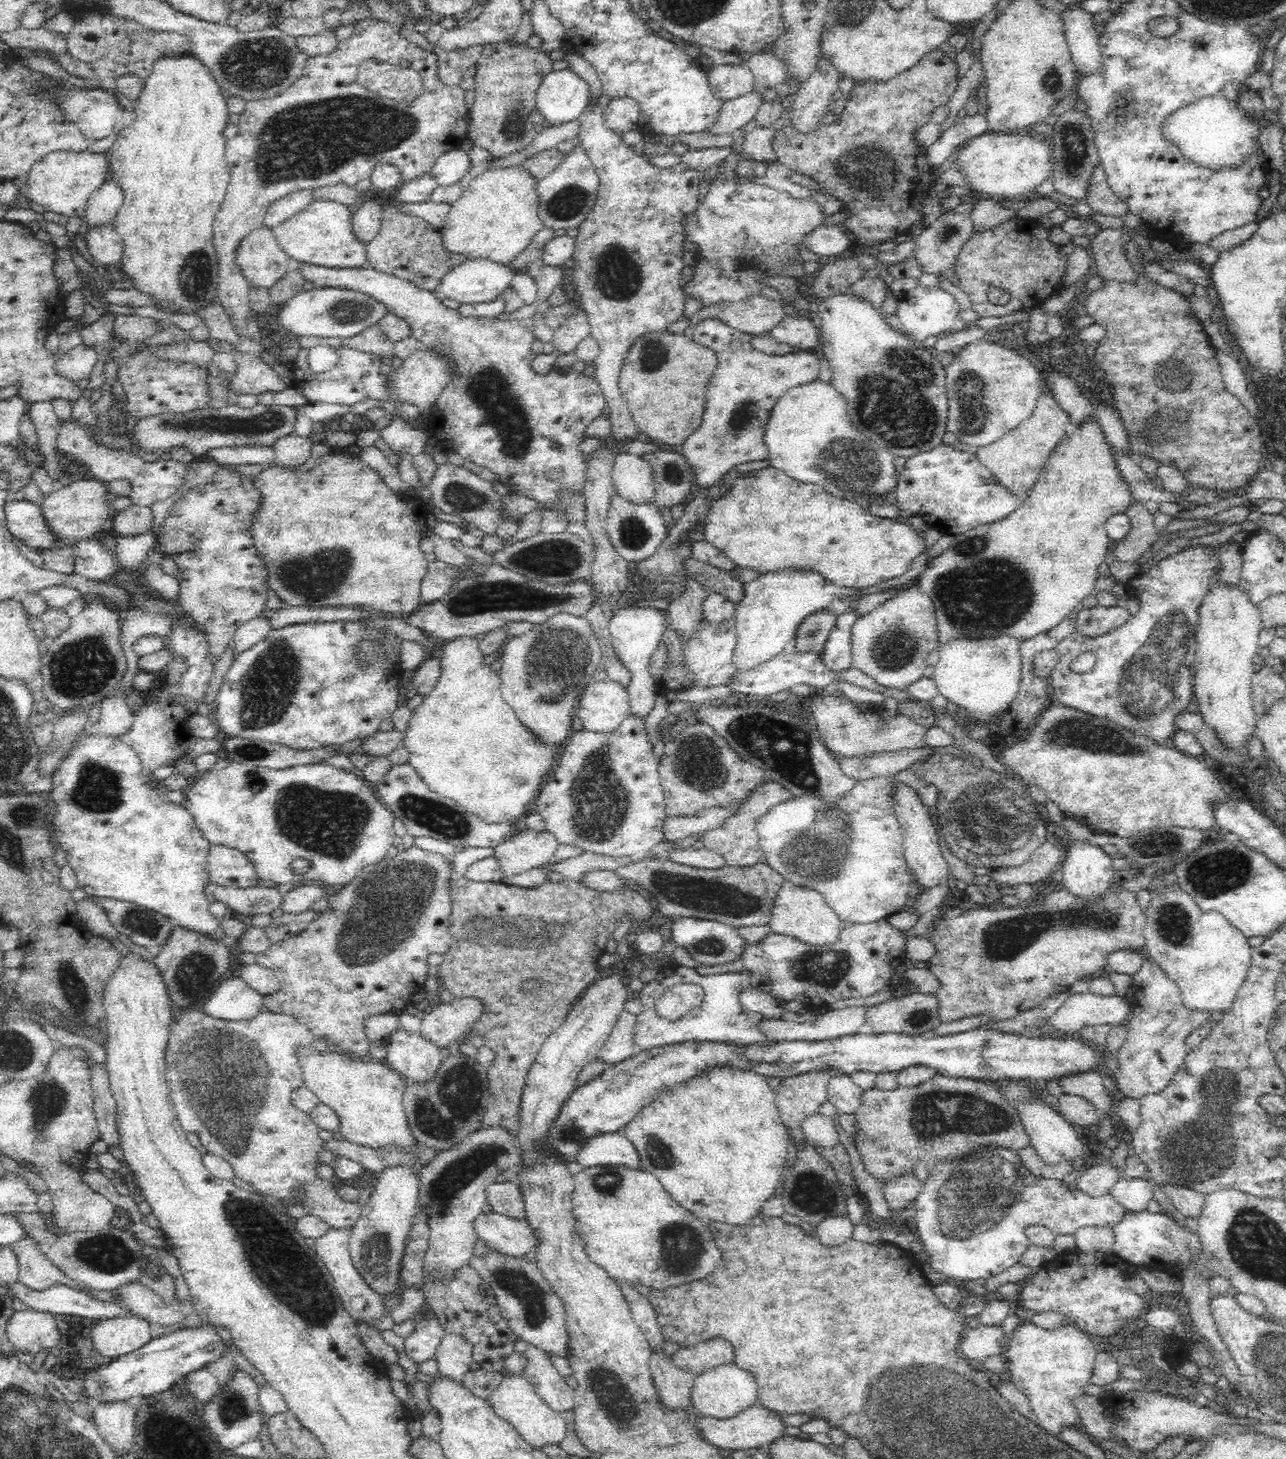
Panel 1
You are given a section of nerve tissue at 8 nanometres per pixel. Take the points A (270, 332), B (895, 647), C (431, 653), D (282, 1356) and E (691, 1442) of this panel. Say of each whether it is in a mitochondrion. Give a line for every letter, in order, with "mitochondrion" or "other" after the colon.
A: other
B: mitochondrion
C: other
D: other
E: other

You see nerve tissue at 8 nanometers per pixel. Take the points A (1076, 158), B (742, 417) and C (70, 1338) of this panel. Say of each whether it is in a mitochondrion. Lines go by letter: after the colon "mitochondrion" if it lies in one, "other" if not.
A: mitochondrion
B: mitochondrion
C: other

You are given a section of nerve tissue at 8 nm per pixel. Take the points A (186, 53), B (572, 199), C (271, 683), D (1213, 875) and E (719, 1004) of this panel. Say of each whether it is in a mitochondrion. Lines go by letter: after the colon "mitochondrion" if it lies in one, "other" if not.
A: other
B: mitochondrion
C: mitochondrion
D: mitochondrion
E: other

